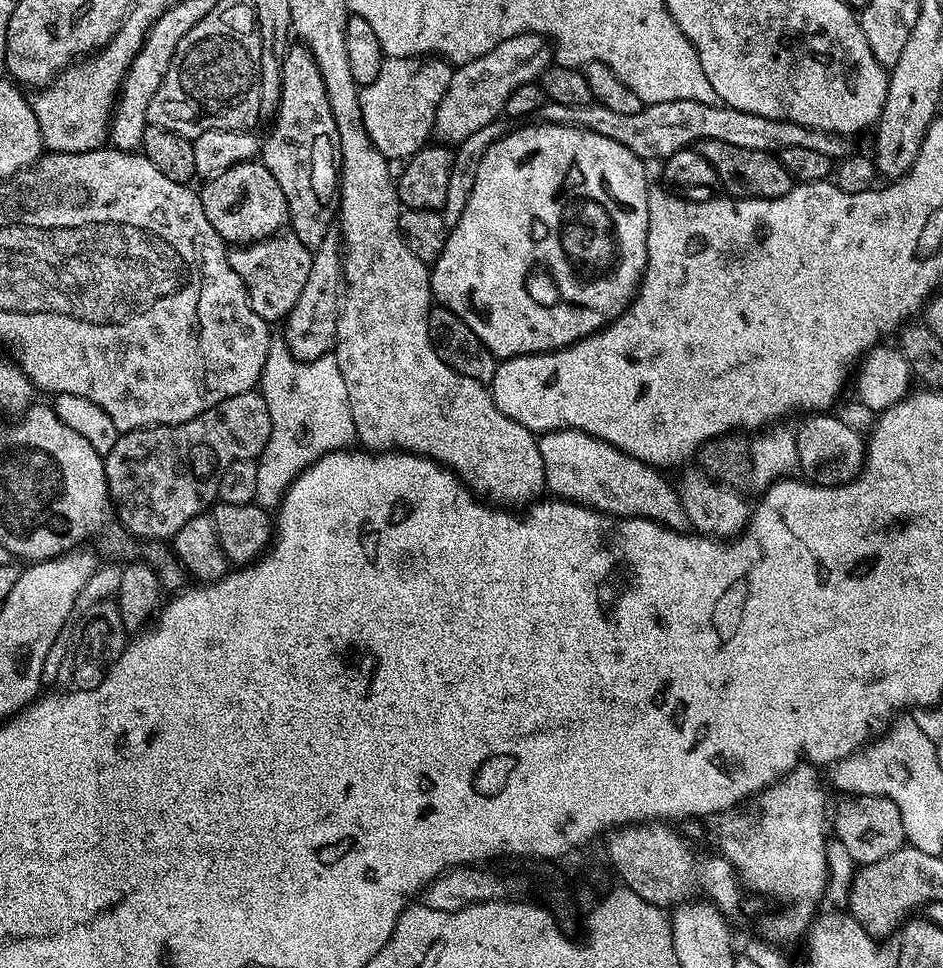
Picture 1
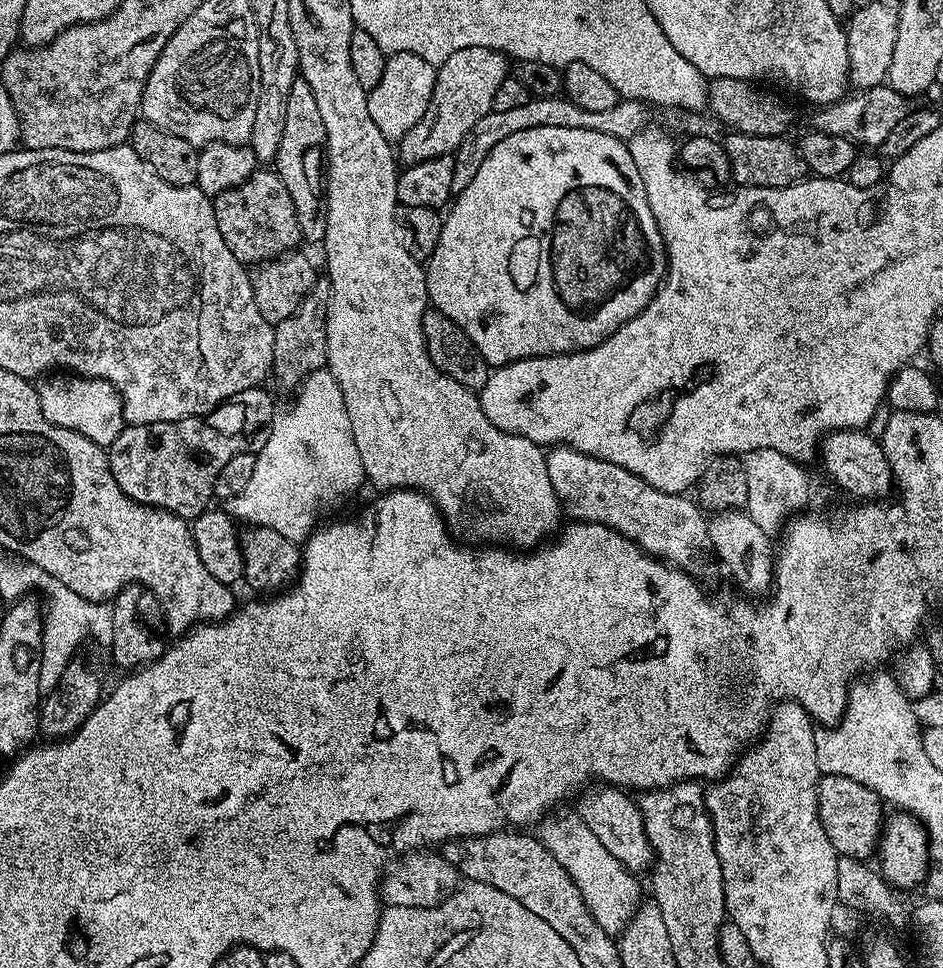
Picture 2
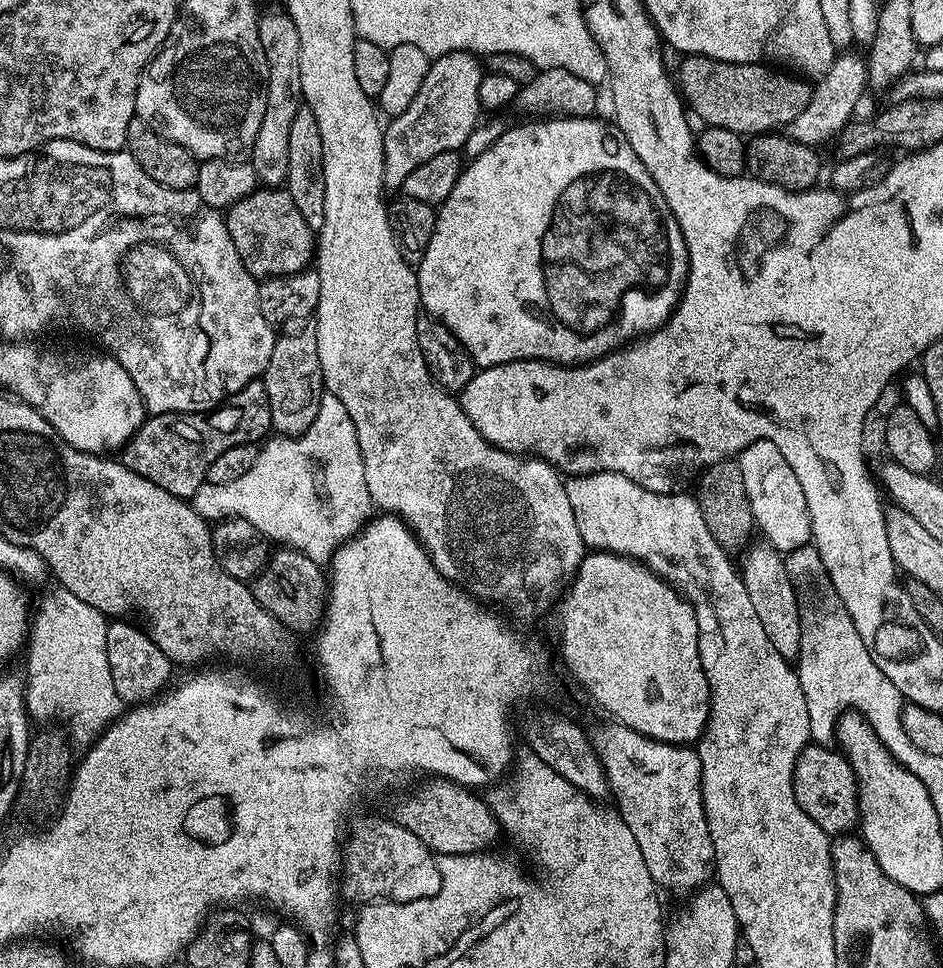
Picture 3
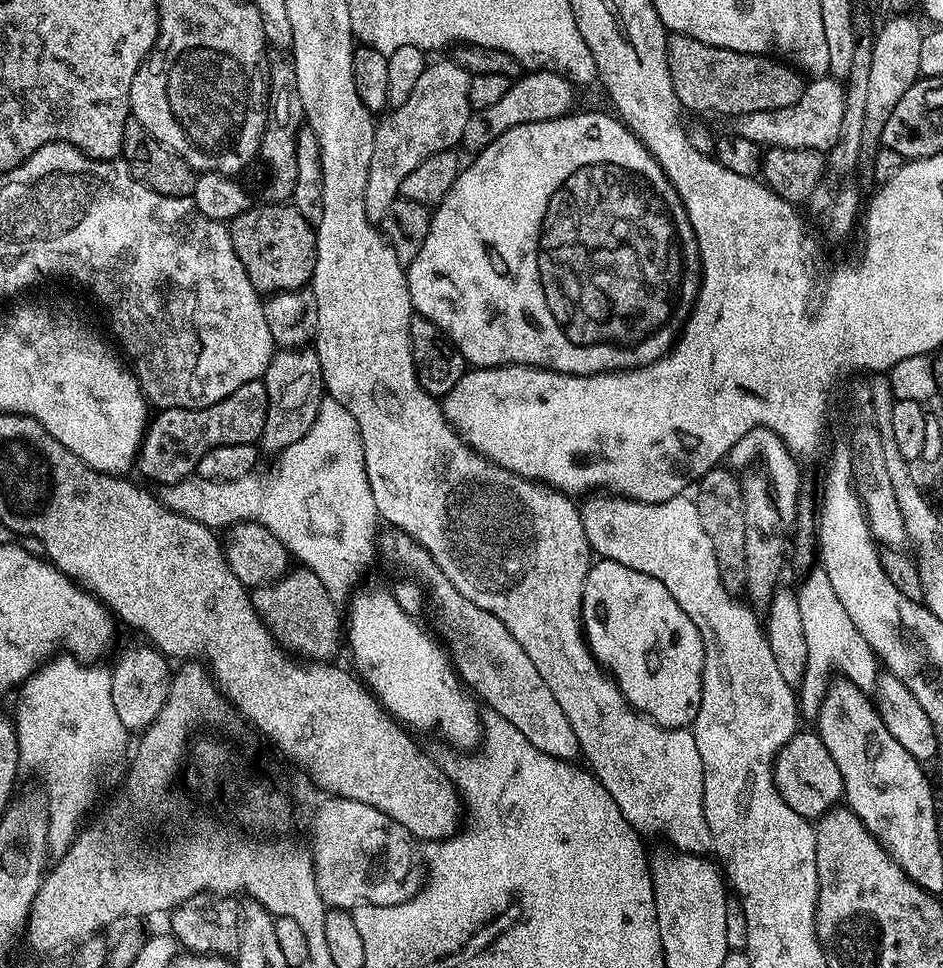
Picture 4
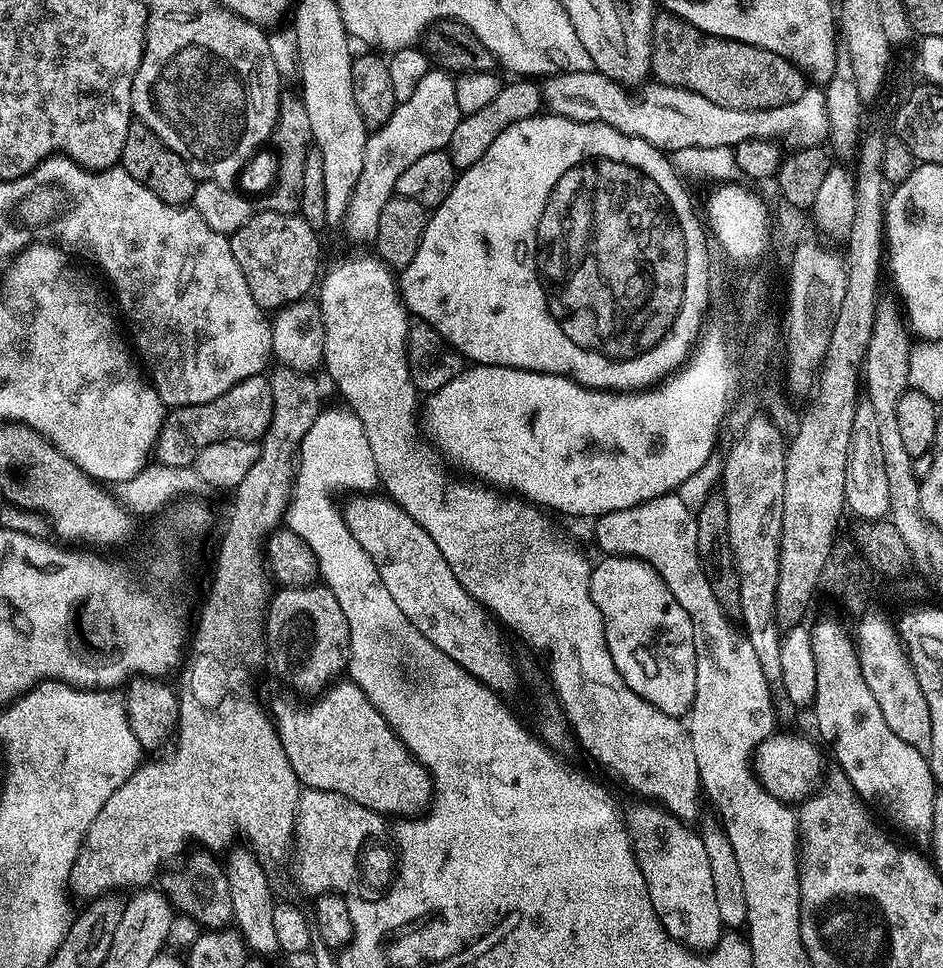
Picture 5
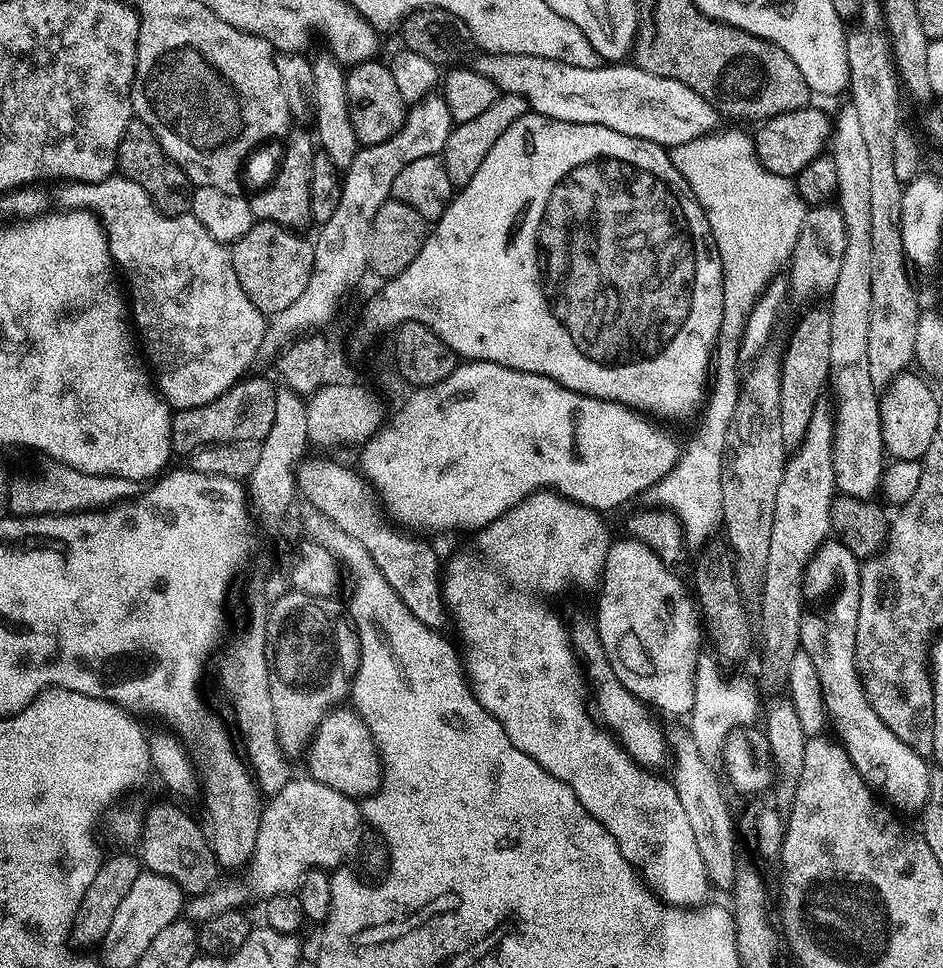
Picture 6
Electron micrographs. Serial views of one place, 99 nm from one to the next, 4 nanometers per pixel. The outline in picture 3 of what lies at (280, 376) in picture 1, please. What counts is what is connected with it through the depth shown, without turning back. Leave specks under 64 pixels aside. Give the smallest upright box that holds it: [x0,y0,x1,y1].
[190,394,374,566]

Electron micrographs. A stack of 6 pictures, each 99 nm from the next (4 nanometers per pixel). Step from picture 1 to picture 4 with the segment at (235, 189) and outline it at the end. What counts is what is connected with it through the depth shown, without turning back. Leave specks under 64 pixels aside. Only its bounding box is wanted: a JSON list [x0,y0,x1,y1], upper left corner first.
[230,203,316,292]

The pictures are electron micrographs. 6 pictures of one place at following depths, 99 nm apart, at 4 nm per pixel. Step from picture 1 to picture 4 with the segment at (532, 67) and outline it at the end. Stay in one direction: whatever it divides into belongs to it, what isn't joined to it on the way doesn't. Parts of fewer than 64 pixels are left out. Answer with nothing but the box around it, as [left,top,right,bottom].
[364,59,474,222]

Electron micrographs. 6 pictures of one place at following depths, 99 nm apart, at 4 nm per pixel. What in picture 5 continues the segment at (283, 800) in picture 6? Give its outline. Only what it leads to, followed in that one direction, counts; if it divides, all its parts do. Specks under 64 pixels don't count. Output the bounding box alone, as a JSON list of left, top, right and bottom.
[292,788,376,894]

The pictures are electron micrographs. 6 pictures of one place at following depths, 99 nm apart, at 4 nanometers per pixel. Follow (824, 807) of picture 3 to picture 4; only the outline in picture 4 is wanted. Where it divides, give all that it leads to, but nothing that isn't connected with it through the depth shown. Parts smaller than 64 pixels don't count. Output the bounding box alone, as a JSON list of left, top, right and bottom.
[772,730,844,818]

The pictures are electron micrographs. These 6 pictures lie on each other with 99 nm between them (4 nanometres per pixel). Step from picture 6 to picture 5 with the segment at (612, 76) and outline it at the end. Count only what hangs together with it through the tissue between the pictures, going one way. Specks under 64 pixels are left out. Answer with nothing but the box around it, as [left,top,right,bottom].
[542,70,828,154]

